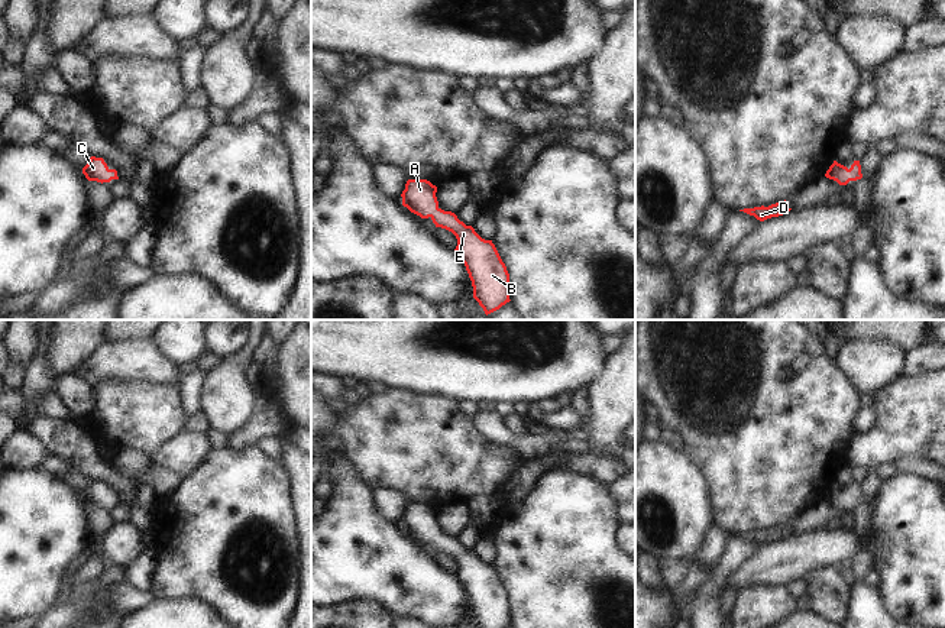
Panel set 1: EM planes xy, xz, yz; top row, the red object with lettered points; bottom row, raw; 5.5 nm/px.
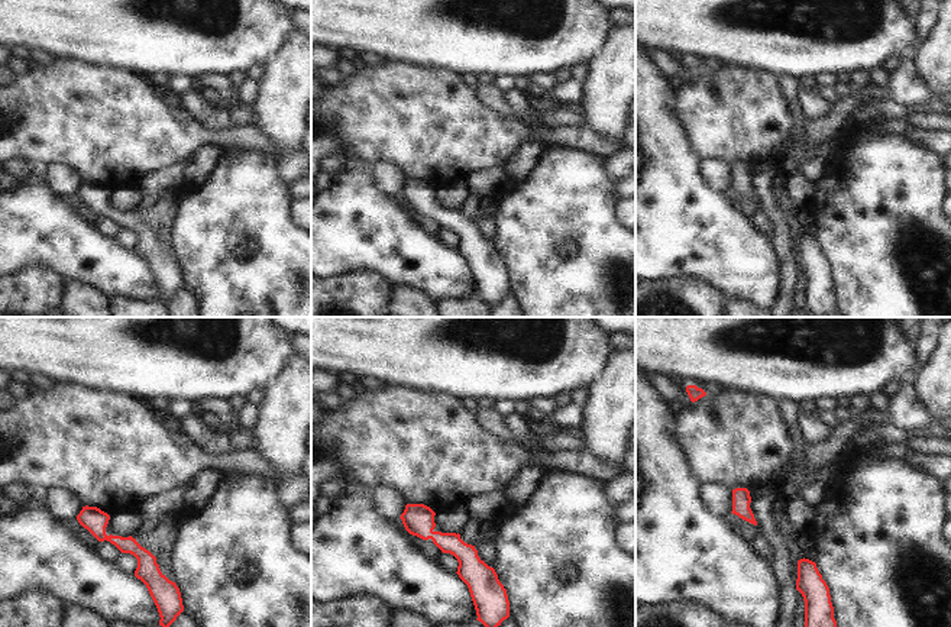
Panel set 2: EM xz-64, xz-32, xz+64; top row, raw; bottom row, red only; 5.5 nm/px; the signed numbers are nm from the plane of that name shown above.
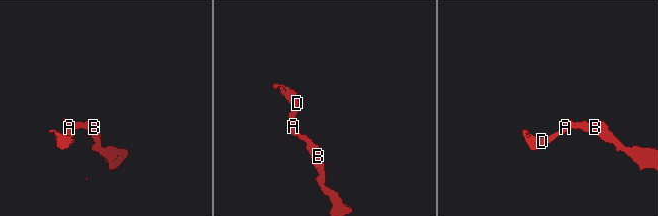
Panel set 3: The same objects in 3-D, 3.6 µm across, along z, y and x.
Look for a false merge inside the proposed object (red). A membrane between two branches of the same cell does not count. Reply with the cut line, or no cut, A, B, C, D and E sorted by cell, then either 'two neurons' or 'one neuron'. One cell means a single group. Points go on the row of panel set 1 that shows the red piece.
no cut; A B C D E; one neuron

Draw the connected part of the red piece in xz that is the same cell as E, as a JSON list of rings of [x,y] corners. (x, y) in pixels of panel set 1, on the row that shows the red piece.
[[[408,179],[402,191],[402,205],[421,218],[431,218],[436,227],[452,232],[457,239],[456,253],[462,259],[473,287],[473,298],[483,308],[485,314],[491,314],[509,302],[509,273],[502,262],[492,240],[482,239],[472,226],[466,226],[452,211],[438,207],[436,197],[437,187],[427,179]]]

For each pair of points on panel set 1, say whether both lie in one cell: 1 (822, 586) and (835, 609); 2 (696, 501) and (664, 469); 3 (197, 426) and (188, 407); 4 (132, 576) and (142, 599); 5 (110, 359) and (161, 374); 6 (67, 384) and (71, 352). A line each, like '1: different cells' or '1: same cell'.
1: same cell
2: same cell
3: different cells
4: different cells
5: same cell
6: different cells

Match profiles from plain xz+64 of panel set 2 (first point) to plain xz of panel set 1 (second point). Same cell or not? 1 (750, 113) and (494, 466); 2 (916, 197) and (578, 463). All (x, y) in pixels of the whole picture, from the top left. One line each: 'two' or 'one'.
1: one
2: two

